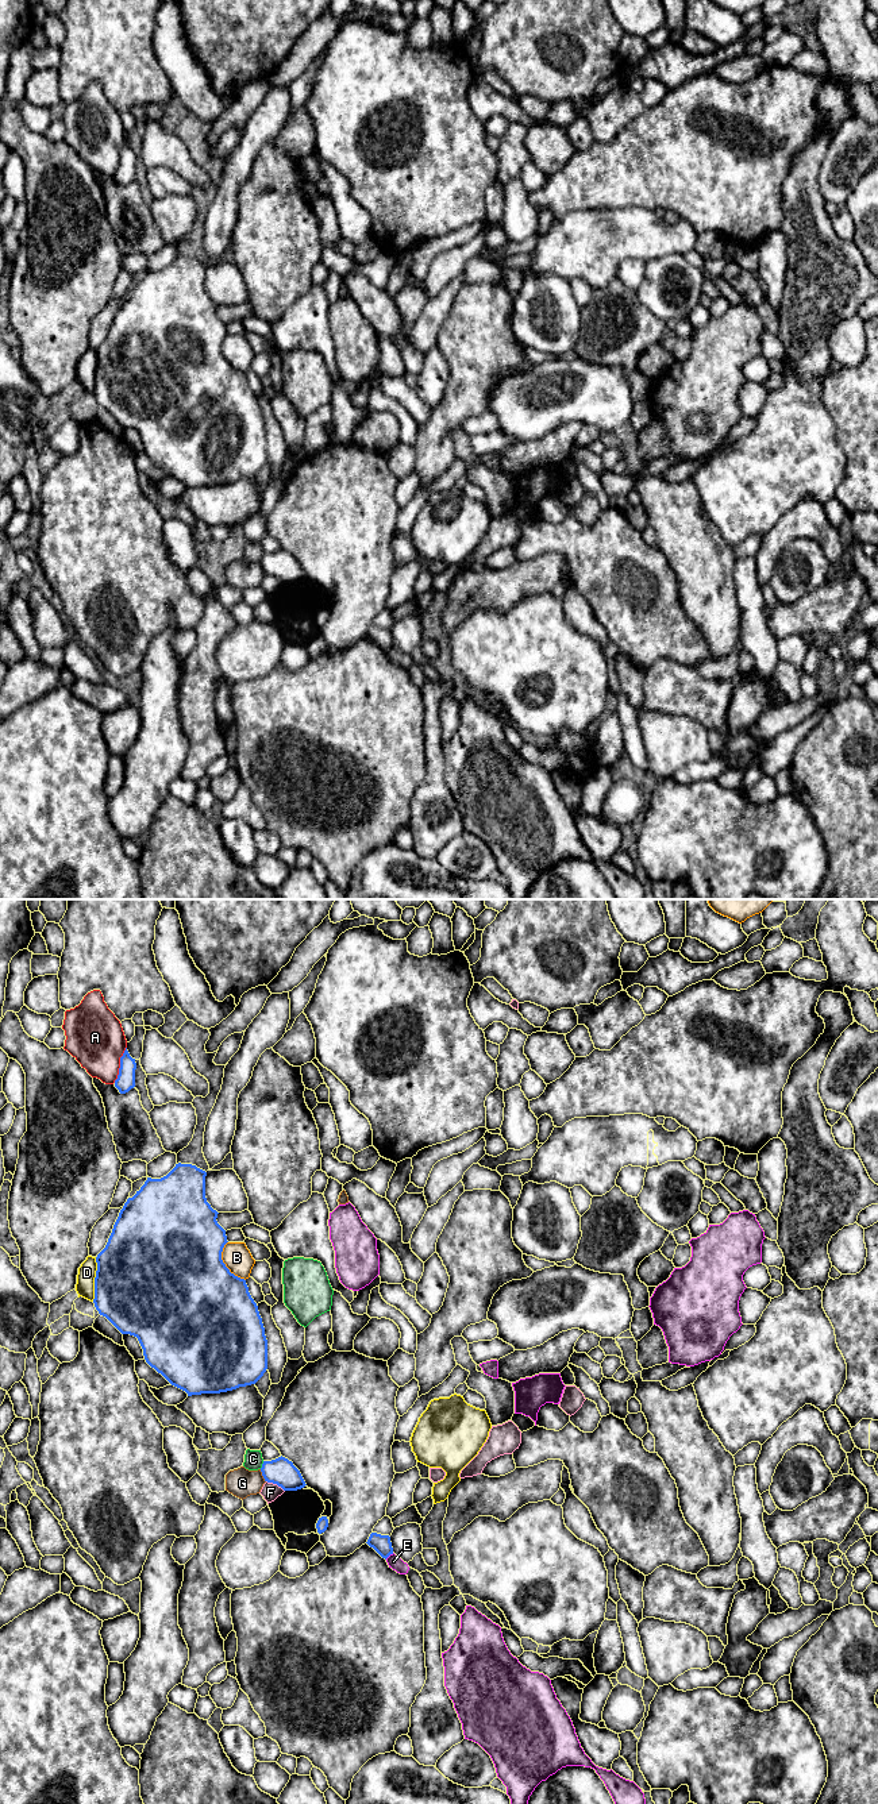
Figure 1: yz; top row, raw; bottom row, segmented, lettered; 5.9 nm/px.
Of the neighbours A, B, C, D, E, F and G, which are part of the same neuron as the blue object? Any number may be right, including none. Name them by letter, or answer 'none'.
none

